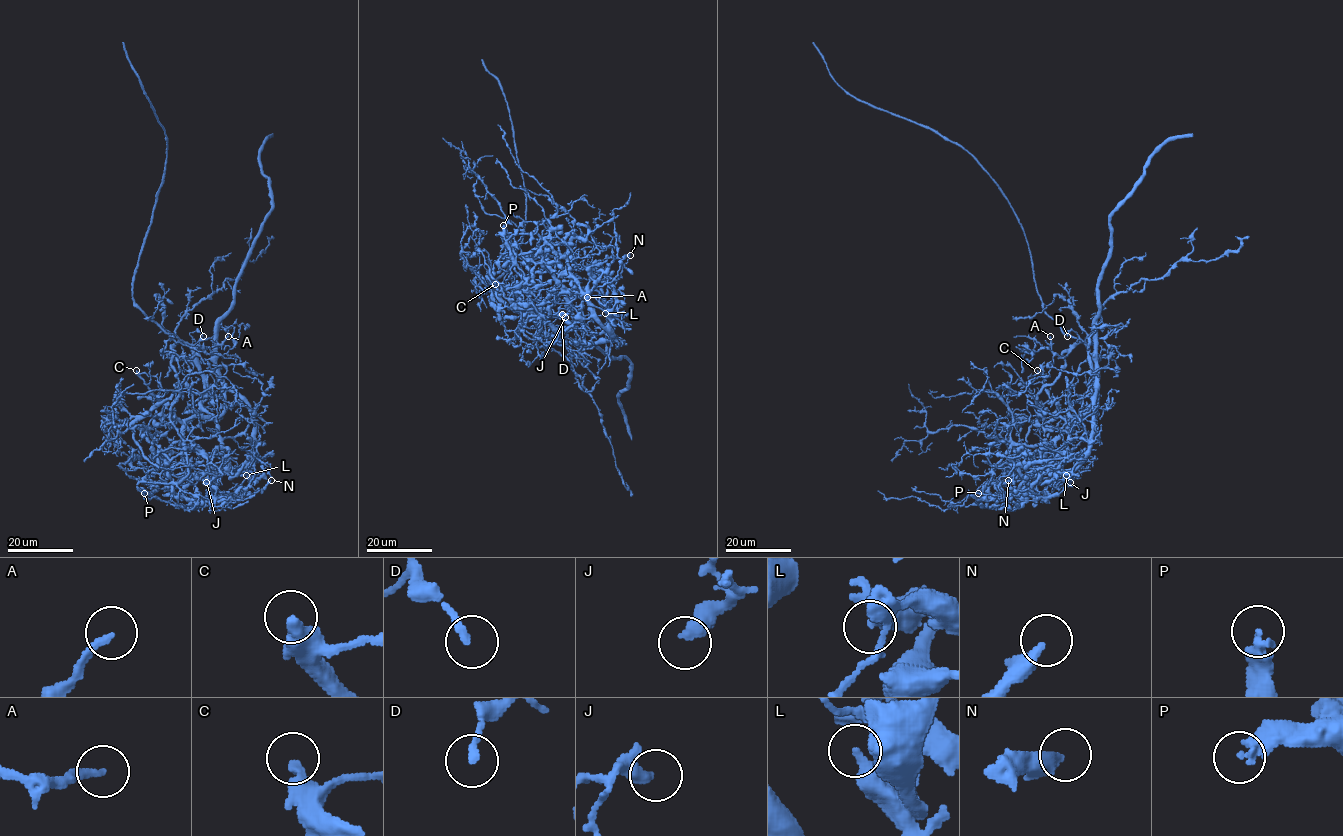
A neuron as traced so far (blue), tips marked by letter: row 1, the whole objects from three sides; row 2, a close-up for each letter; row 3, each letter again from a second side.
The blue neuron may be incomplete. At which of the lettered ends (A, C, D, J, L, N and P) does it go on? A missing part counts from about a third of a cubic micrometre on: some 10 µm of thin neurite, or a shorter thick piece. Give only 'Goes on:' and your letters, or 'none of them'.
Goes on: C, D, P

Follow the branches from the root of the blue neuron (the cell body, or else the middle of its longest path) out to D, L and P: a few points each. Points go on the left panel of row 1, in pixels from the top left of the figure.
D: (153, 322), (188, 343), (193, 342), (190, 333), (198, 330), (203, 336)
L: (153, 322), (189, 348), (207, 379), (206, 395), (231, 391), (248, 406), (253, 459), (246, 475)
P: (153, 322), (192, 352), (204, 389), (201, 405), (215, 420), (226, 465), (210, 466), (203, 474), (144, 493)

